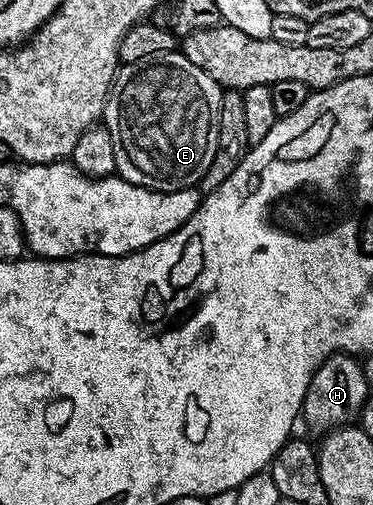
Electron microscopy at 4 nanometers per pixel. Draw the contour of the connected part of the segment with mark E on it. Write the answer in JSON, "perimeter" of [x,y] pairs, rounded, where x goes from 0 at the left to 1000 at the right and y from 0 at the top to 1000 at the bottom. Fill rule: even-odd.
{"perimeter":[[[485,101],[434,105],[418,113],[389,117],[378,125],[346,125],[330,129],[311,143],[308,160],[298,166],[298,188],[287,196],[282,218],[282,251],[303,275],[303,307],[308,309],[308,343],[335,352],[346,362],[375,366],[391,374],[421,374],[429,382],[450,382],[466,374],[507,374],[531,368],[542,360],[550,339],[560,339],[560,323],[571,323],[571,307],[582,299],[582,228],[592,212],[592,196],[601,178],[539,133],[517,133],[507,117]]]}

